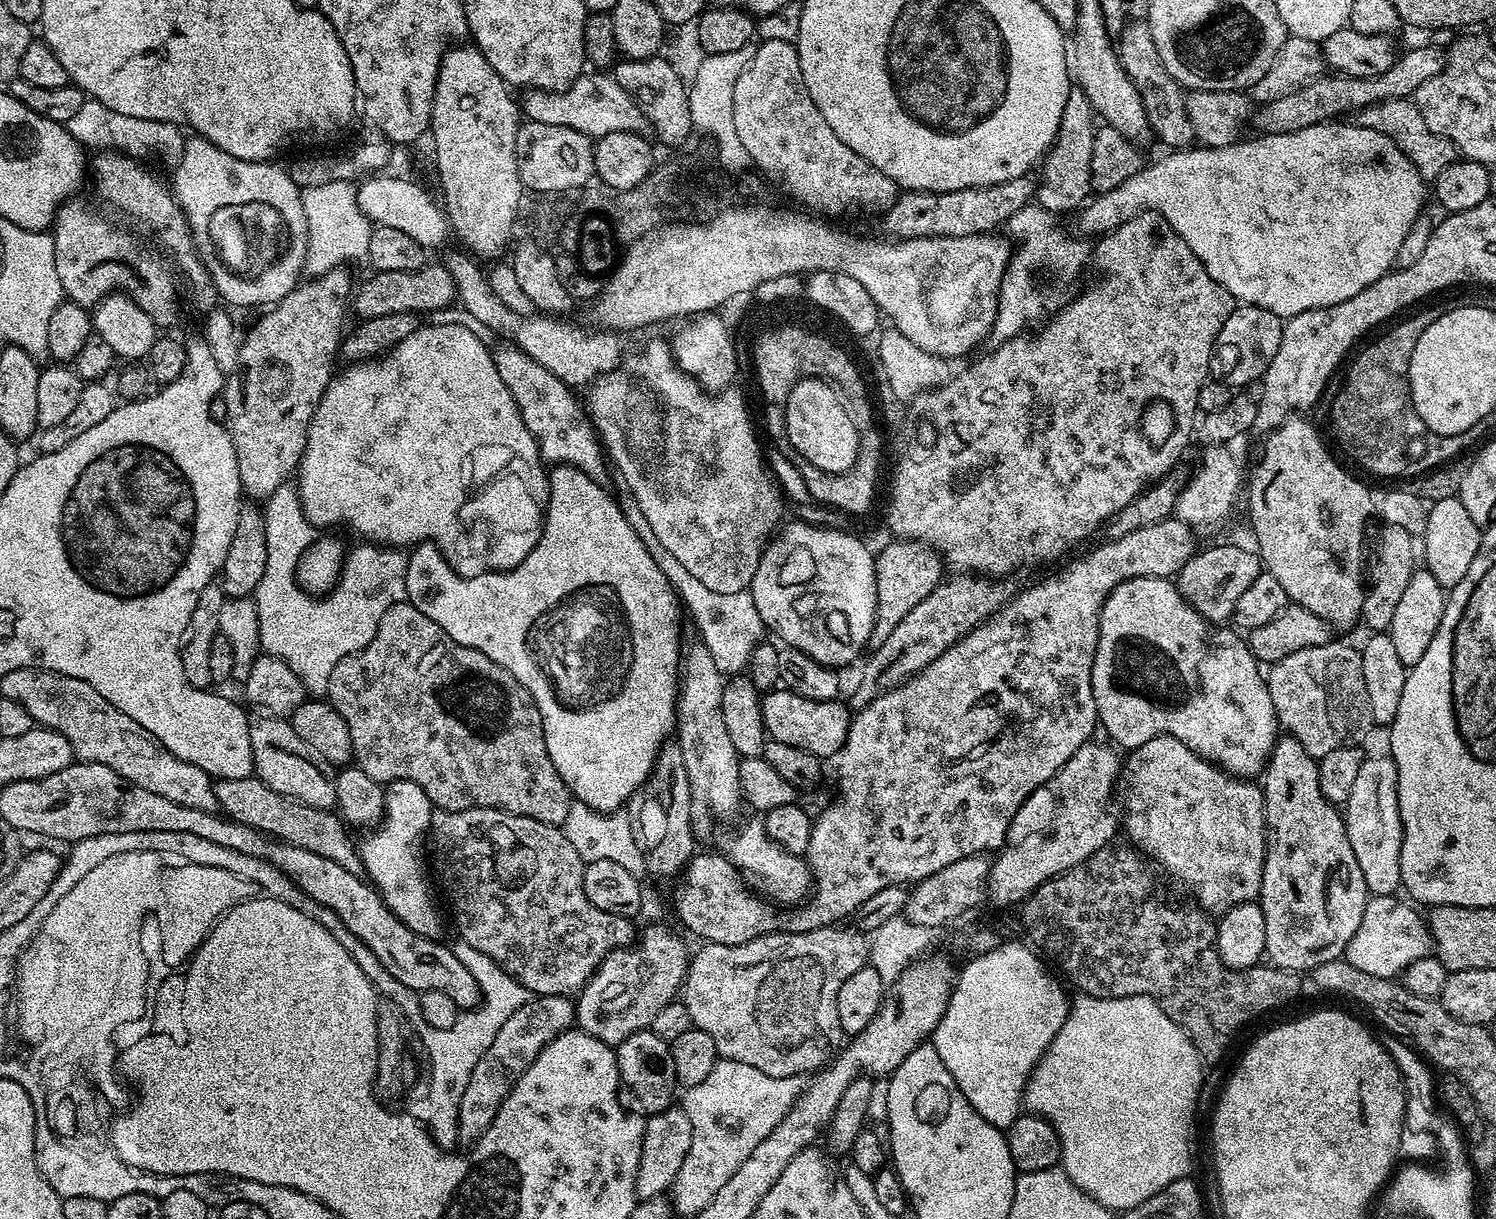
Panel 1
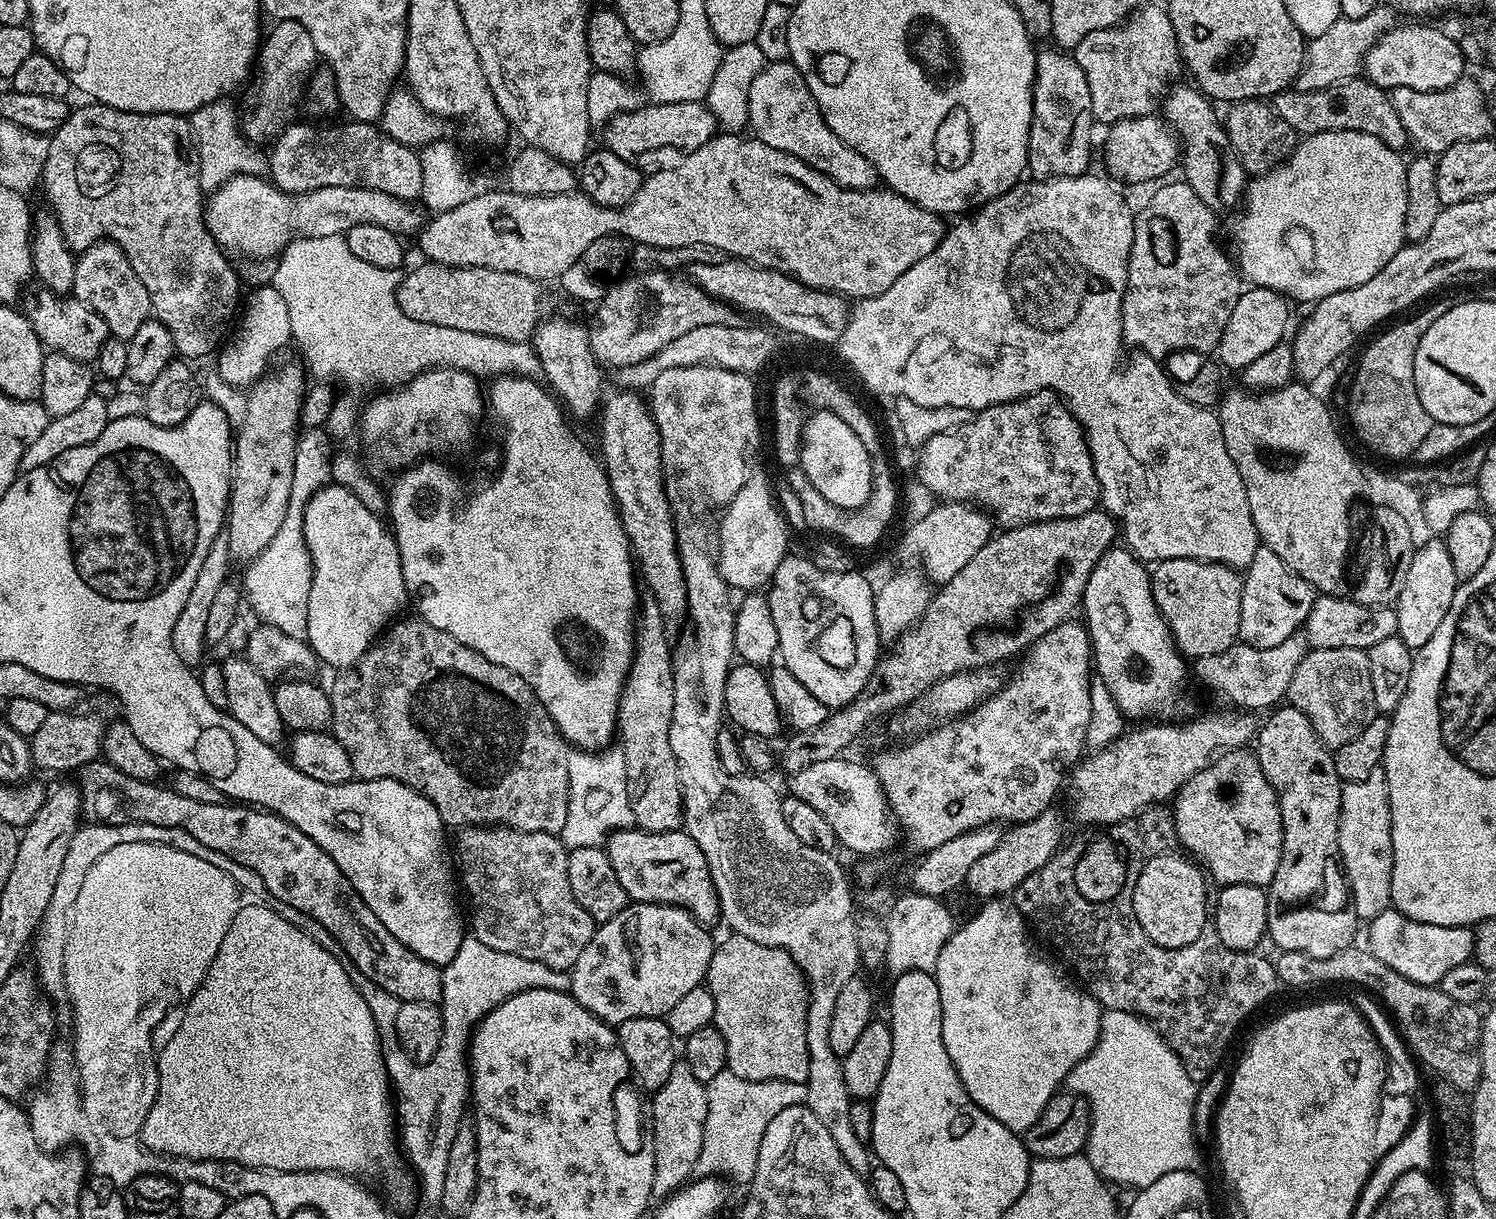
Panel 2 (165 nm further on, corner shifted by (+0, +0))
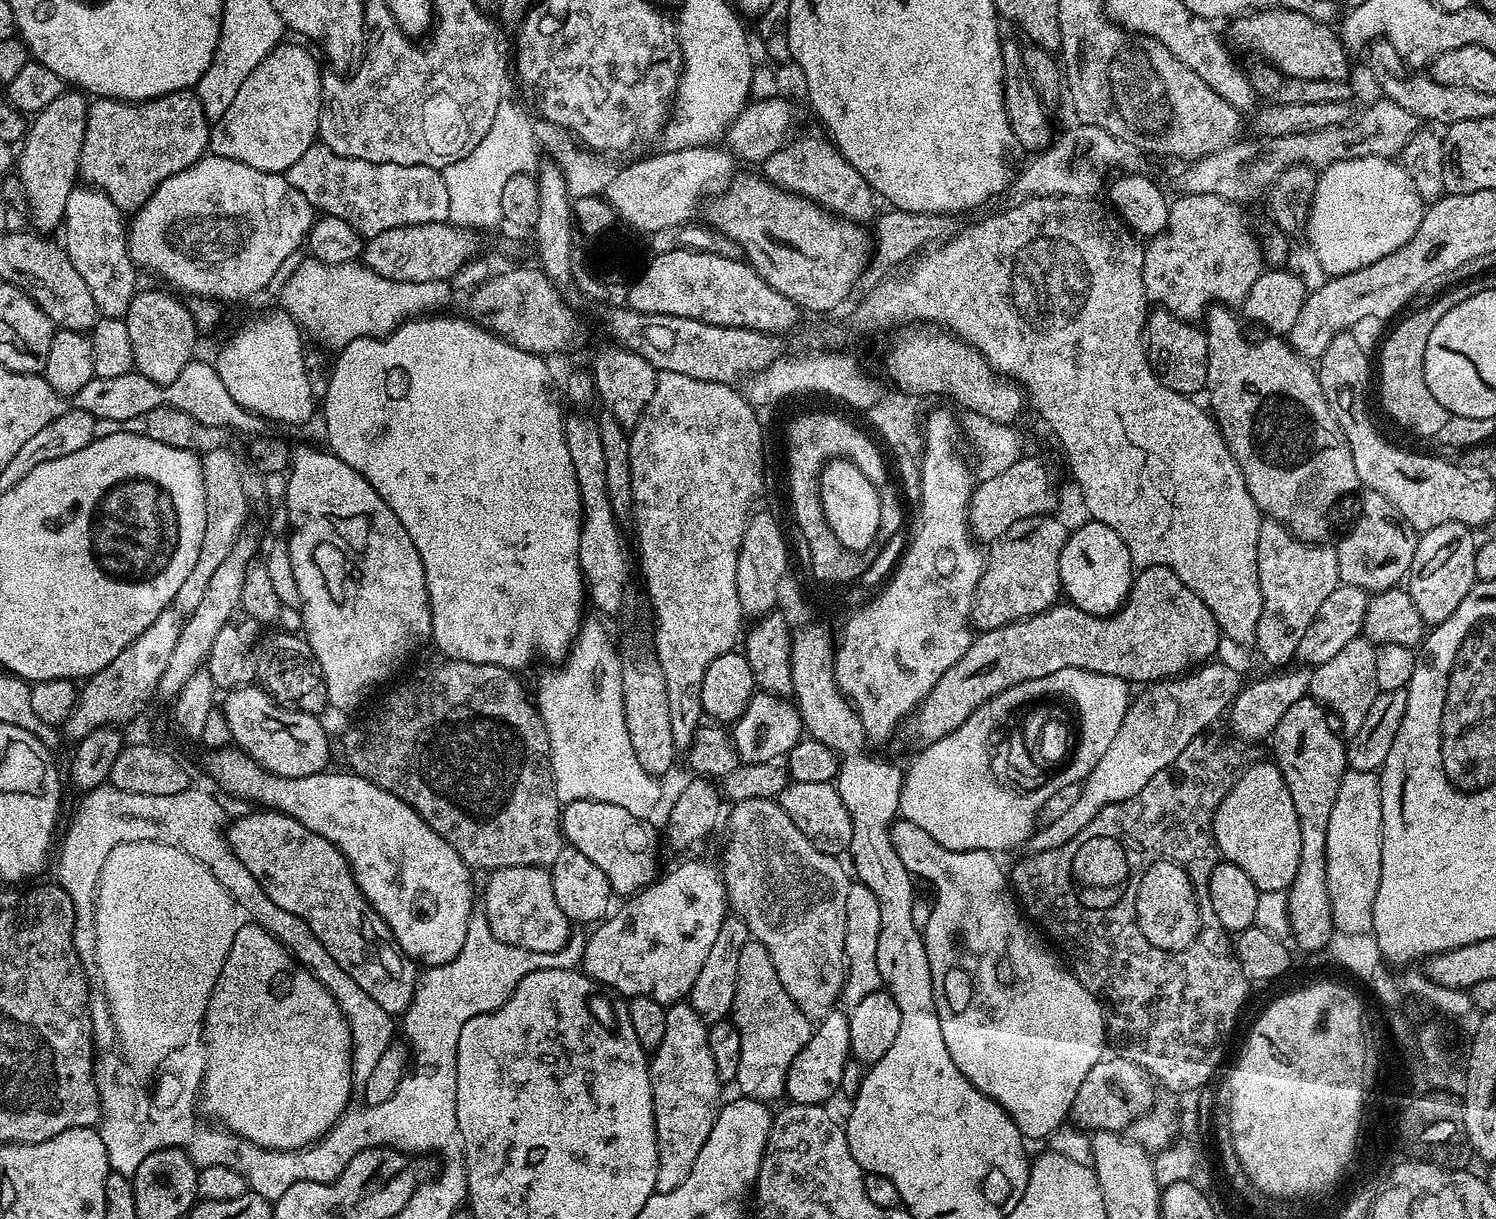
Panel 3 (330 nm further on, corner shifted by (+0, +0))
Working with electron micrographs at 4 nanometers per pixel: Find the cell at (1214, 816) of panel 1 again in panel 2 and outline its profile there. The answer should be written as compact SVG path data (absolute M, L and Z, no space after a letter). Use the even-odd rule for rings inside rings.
M1241 747L1217 755L1181 786L1174 796L1175 802L1176 805L1170 808L1175 839L1176 836L1180 839L1181 846L1185 848L1181 849L1195 857L1203 871L1217 880L1217 885L1249 884L1264 888L1271 884L1282 858L1282 814L1276 801L1276 791L1270 782L1266 782L1266 774L1262 774L1255 751Z

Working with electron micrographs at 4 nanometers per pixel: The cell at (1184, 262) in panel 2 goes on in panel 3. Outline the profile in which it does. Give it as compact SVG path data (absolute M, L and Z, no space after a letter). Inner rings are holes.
M1180 194L1177 200L1171 201L1168 209L1168 224L1162 232L1157 236L1151 237L1147 241L1144 249L1144 269L1142 270L1142 278L1144 279L1144 292L1148 296L1149 301L1153 305L1164 308L1170 314L1174 314L1178 318L1182 318L1185 322L1196 322L1207 313L1210 306L1219 302L1224 306L1240 306L1243 305L1246 294L1250 290L1250 286L1254 286L1254 282L1258 282L1260 273L1265 271L1264 254L1260 251L1260 242L1255 235L1248 233L1248 224L1244 221L1241 205L1232 203L1226 198L1218 198L1214 194Z

